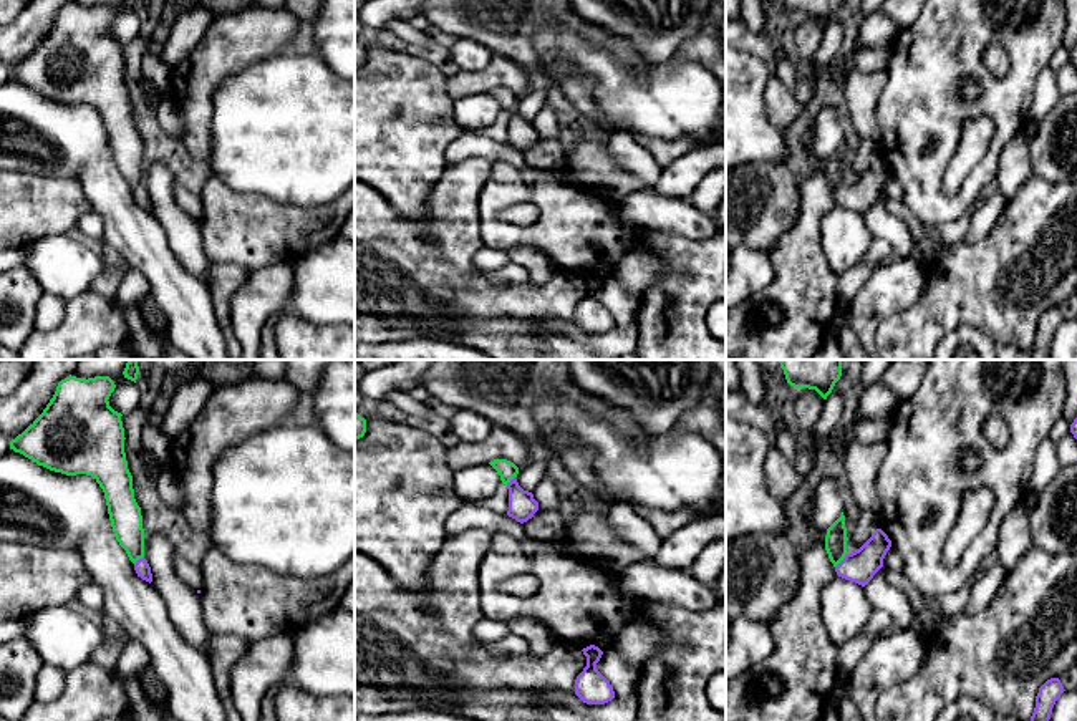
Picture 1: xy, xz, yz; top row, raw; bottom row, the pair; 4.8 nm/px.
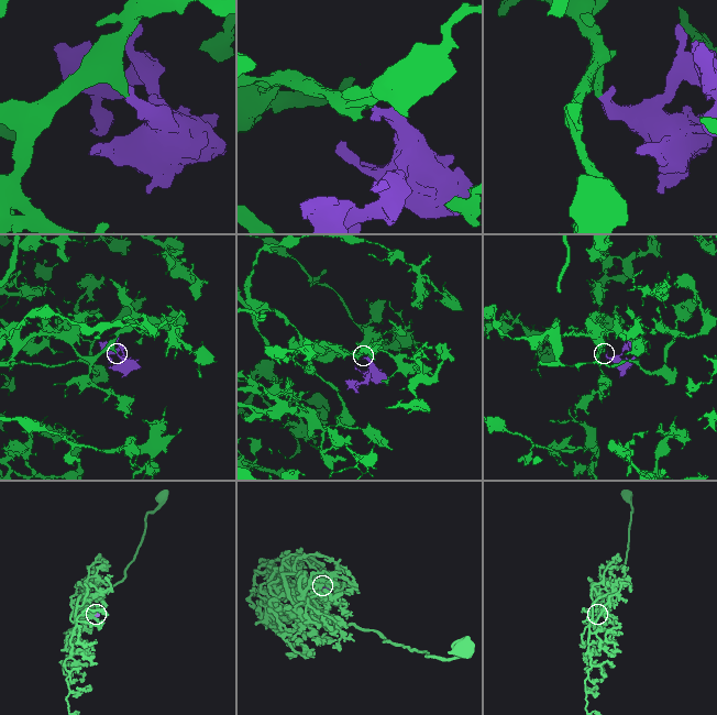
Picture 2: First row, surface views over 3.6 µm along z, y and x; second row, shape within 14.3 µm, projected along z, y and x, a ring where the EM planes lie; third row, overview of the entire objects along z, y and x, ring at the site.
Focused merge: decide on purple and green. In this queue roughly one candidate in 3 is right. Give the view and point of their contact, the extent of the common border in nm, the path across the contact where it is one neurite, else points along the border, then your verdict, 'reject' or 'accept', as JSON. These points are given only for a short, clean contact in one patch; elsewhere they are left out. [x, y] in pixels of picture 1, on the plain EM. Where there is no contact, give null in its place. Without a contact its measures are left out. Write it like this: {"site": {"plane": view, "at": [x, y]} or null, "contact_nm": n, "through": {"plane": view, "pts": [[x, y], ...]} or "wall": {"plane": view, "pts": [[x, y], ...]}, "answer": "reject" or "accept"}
{"site": {"plane": "yz", "at": [842, 189]}, "contact_nm": 100, "through": {"plane": "yz", "pts": [[860, 194], [842, 189], [835, 169]]}, "answer": "accept"}

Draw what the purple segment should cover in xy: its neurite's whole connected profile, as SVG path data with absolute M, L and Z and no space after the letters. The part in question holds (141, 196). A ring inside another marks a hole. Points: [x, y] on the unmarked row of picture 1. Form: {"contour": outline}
{"contour": "M109 5L61 8L43 41L15 68L10 78L23 83L38 94L66 104L91 104L104 121L108 143L116 169L134 192L138 206L152 210L152 202L144 187L144 157L141 136L134 128L133 104L124 81L124 56L121 41L109 35L116 13Z"}

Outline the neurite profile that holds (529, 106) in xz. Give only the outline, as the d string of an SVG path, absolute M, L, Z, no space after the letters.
M537 88L525 96L519 98L517 111L524 119L534 121L548 103L548 90Z

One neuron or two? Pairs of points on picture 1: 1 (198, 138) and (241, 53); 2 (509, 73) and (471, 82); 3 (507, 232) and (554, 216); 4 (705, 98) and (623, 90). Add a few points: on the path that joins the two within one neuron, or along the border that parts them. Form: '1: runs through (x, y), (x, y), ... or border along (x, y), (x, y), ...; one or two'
1: runs through (198, 115), (198, 90), (217, 70); one
2: runs through (499, 73), (481, 82); one
3: runs through (519, 234), (536, 234), (542, 227); one
4: runs through (685, 98), (643, 98); one

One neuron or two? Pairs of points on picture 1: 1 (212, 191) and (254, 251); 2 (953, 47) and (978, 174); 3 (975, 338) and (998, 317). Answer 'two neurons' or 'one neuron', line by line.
1: one neuron
2: one neuron
3: two neurons

